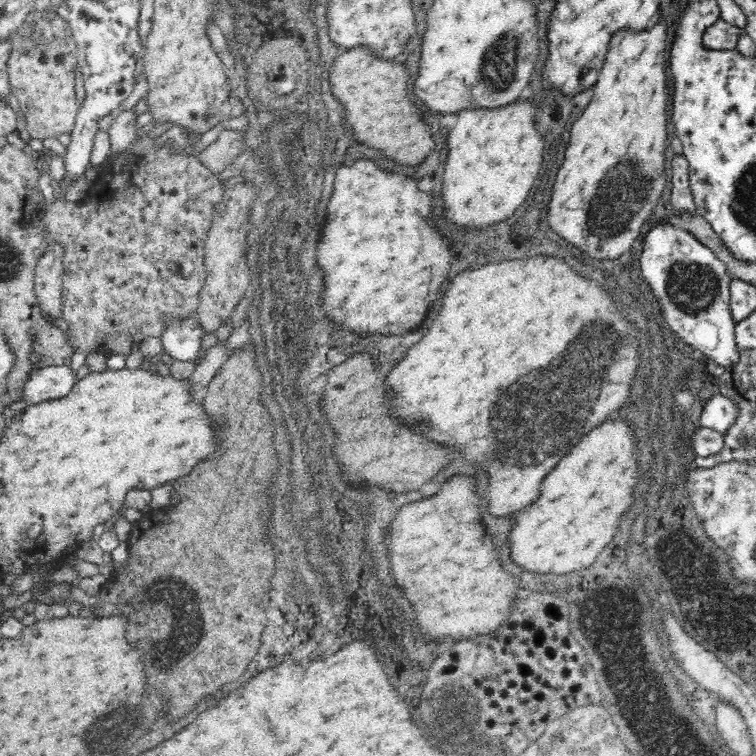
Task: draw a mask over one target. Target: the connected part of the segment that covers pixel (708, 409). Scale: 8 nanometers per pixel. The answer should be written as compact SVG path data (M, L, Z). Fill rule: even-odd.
M719 394L712 397L702 410L699 424L726 435L728 429L738 420L738 411L732 408L732 404L727 395Z

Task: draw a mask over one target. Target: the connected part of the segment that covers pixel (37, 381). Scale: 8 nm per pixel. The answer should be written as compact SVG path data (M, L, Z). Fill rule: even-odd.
M70 364L44 366L36 371L27 382L25 394L31 404L62 398L78 382L78 371Z

